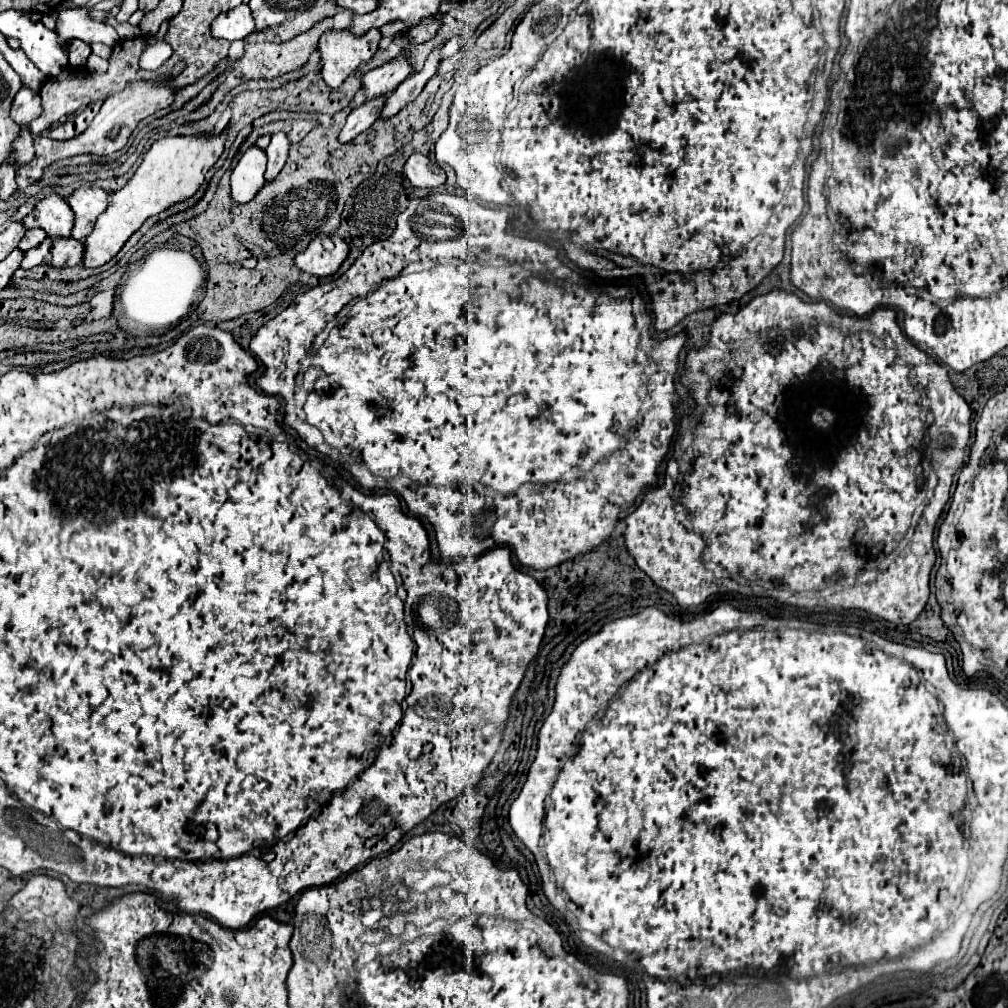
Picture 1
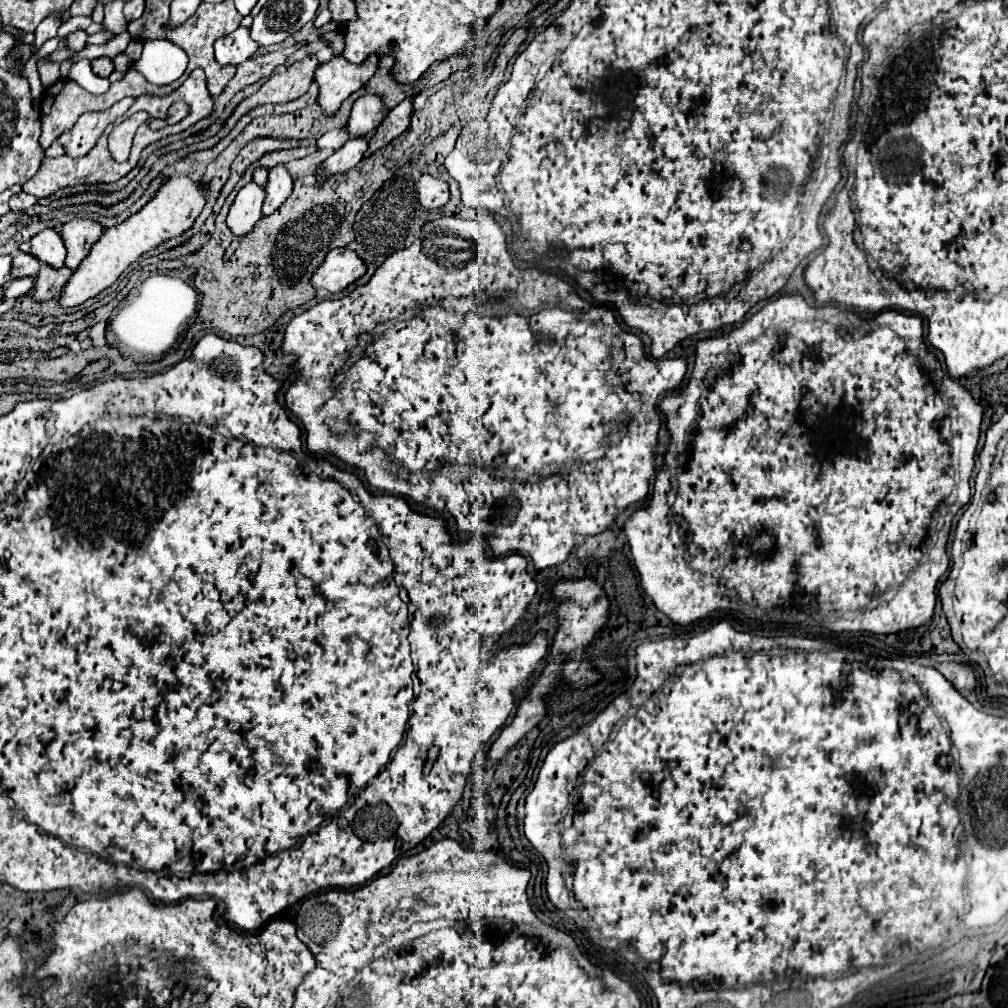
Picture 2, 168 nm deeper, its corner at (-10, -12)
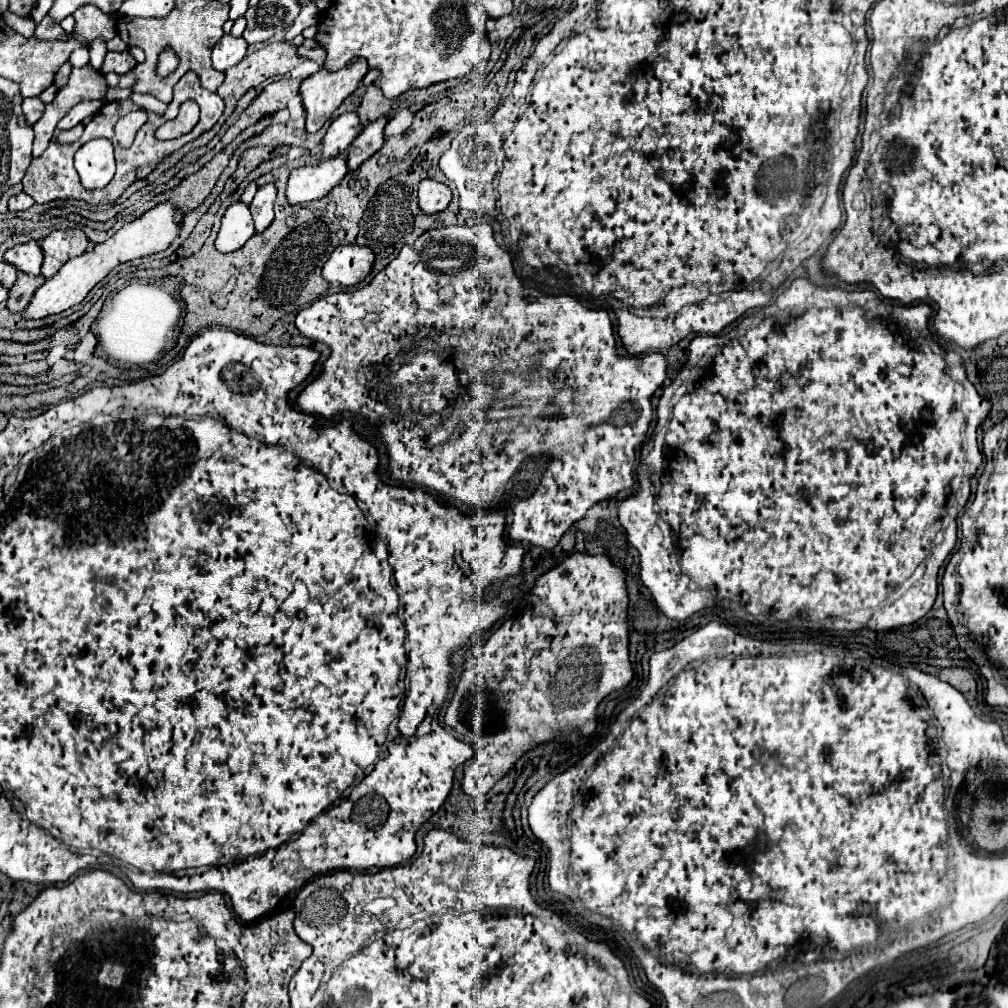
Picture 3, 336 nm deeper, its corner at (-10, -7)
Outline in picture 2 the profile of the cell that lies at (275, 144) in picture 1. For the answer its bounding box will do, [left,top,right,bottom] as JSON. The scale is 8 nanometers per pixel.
[262,164,292,216]

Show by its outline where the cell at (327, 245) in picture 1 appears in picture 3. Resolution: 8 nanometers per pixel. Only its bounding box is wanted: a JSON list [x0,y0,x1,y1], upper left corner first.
[322,245,374,287]

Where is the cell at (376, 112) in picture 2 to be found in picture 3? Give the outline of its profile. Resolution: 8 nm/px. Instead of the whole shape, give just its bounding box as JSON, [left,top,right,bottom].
[322,111,362,159]

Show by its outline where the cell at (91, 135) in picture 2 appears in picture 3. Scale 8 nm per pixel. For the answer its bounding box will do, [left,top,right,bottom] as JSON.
[130,93,162,113]

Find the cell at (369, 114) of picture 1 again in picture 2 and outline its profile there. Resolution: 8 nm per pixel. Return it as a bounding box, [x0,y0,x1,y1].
[322,138,368,180]

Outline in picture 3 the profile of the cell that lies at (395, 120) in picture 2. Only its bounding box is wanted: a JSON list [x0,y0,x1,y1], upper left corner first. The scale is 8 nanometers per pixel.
[348,117,388,169]

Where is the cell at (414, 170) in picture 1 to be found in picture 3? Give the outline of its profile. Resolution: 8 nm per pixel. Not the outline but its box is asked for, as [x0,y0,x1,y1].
[418,179,452,215]

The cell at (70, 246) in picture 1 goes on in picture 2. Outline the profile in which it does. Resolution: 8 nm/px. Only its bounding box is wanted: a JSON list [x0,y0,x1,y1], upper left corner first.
[32,264,72,302]

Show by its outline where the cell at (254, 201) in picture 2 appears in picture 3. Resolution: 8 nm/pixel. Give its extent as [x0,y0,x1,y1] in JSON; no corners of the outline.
[216,199,254,253]

